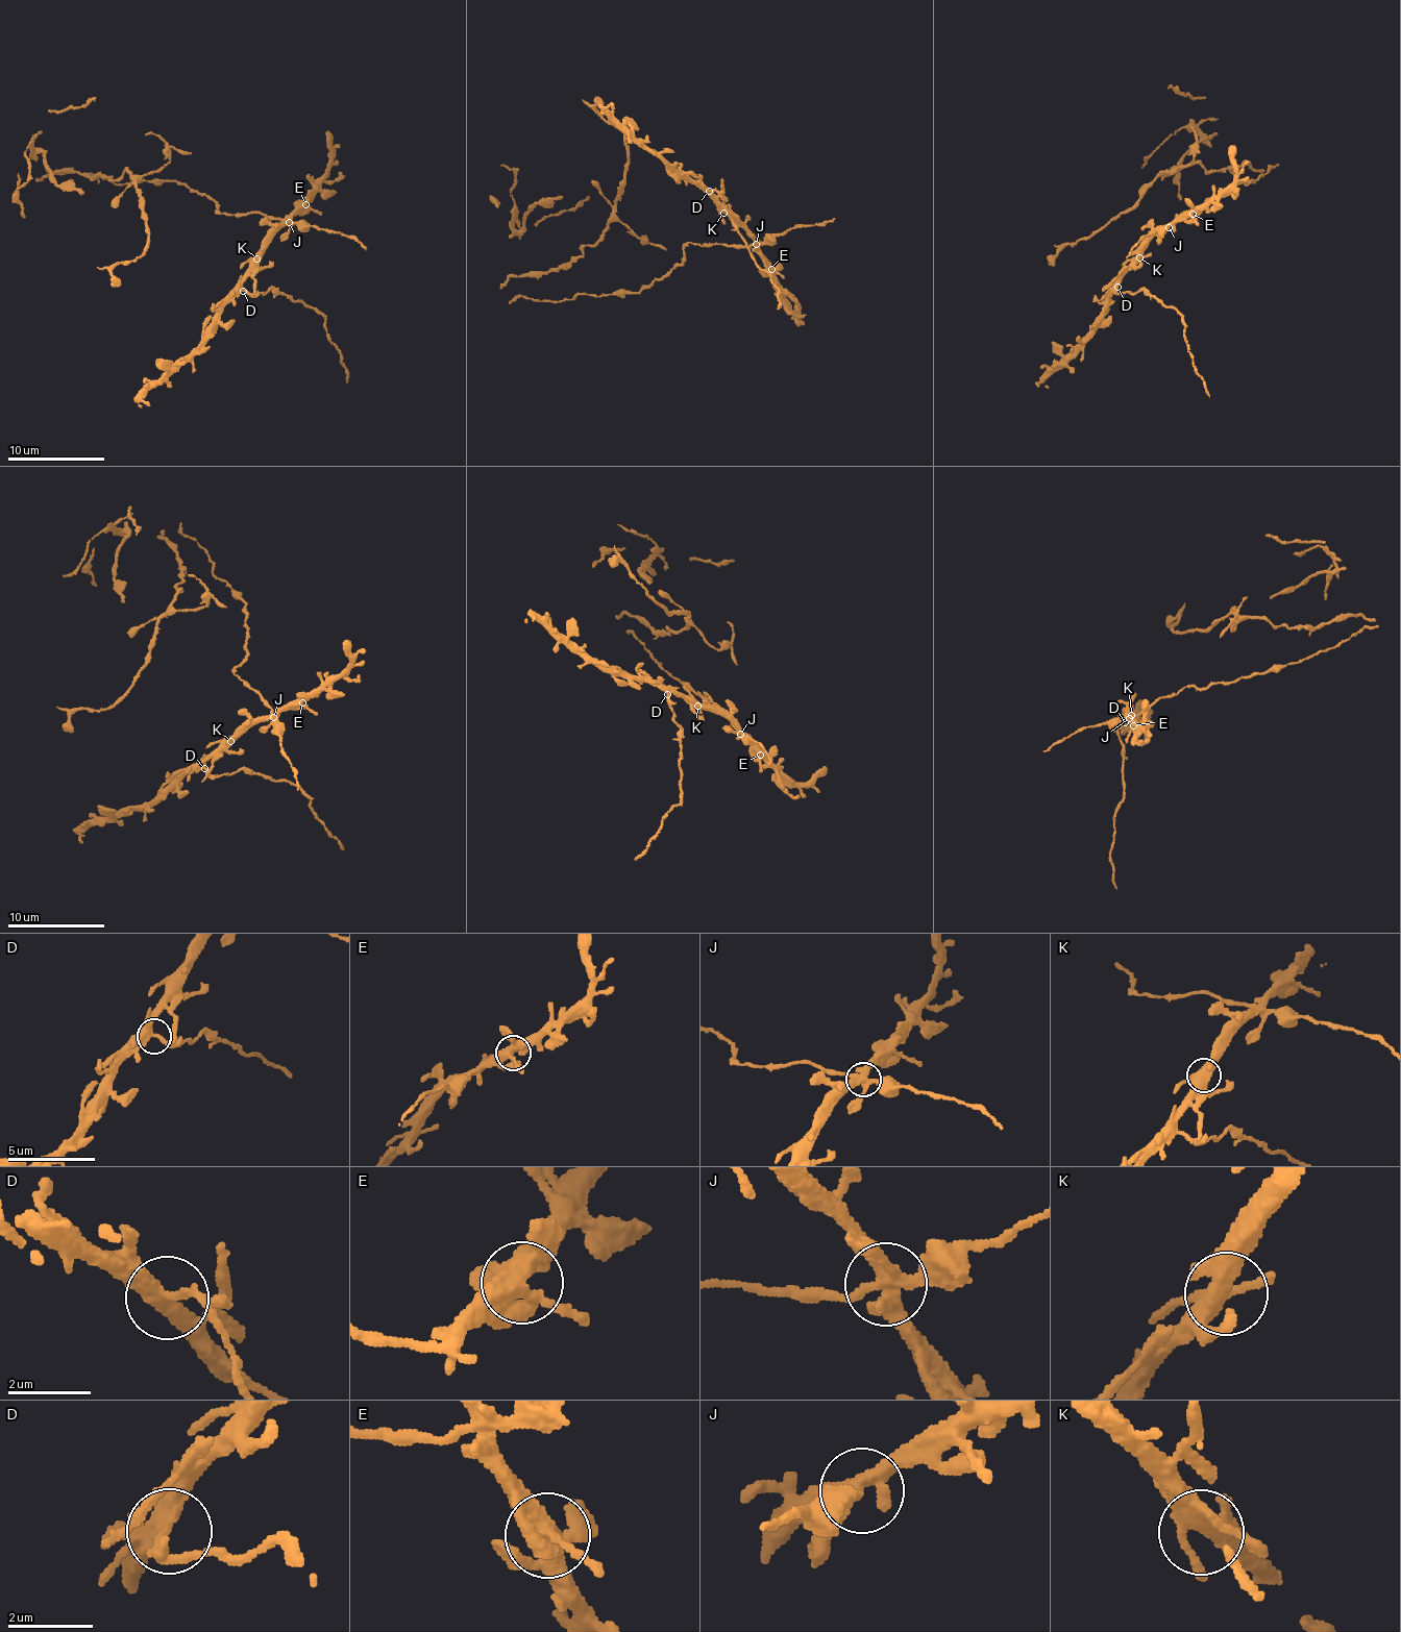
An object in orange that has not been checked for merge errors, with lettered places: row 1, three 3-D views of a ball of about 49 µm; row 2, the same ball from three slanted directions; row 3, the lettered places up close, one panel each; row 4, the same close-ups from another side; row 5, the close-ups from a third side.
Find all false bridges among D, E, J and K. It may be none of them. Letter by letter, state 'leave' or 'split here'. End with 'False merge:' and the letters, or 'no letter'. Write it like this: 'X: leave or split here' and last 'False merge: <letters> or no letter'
D: split here
E: leave
J: split here
K: leave
False merge: D, J

